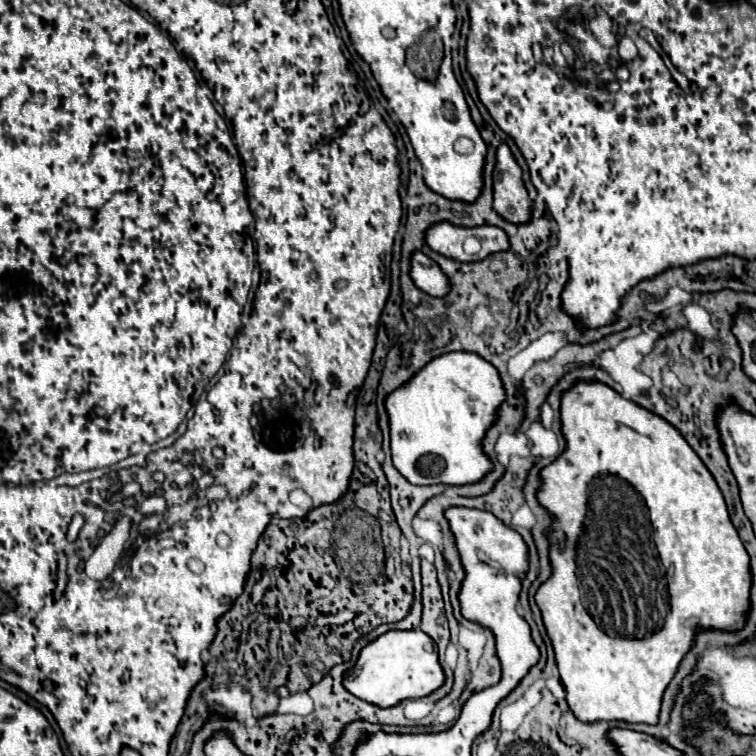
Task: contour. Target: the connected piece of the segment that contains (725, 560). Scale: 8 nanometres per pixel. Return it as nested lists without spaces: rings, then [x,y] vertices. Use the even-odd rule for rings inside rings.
[[[580,379],[568,393],[562,393],[560,421],[566,447],[540,471],[540,489],[536,491],[538,503],[552,515],[546,539],[558,547],[558,553],[548,549],[552,575],[538,587],[534,599],[554,647],[566,703],[580,721],[618,719],[654,725],[662,693],[680,659],[692,647],[694,629],[742,627],[752,583],[748,553],[730,521],[716,481],[666,419],[624,399],[606,383]],[[564,515],[584,515],[586,519],[564,527]],[[564,539],[576,543],[576,563],[572,563]]]

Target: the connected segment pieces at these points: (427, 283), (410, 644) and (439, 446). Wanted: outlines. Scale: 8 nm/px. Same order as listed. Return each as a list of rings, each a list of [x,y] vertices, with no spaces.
[[[416,251],[416,255],[412,255],[410,277],[418,289],[422,289],[424,293],[428,293],[432,297],[444,297],[450,289],[448,279],[442,273],[442,269],[438,267],[438,263],[434,263],[430,257],[426,257],[420,251]]]
[[[420,629],[386,631],[362,647],[354,667],[344,673],[344,687],[358,699],[378,707],[392,707],[404,699],[426,697],[442,683],[444,673],[438,663],[438,651],[434,651],[434,641]]]
[[[444,353],[426,363],[404,387],[399,387],[385,399],[389,417],[390,451],[394,467],[414,485],[464,485],[480,481],[490,469],[490,459],[482,453],[480,441],[486,429],[496,419],[498,405],[506,399],[498,371],[476,353]]]

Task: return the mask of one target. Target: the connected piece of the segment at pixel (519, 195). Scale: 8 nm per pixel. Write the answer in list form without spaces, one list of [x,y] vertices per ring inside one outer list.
[[[502,143],[496,151],[494,209],[510,223],[526,223],[532,209],[522,181],[522,169],[506,143]]]

